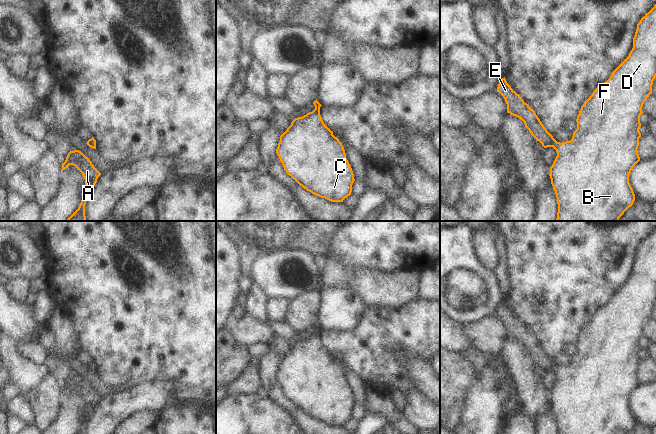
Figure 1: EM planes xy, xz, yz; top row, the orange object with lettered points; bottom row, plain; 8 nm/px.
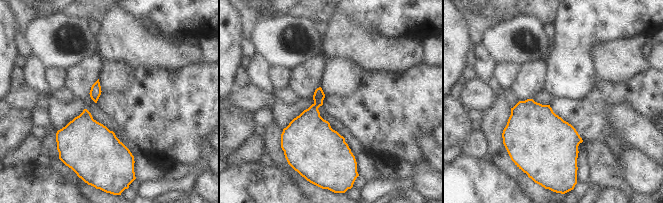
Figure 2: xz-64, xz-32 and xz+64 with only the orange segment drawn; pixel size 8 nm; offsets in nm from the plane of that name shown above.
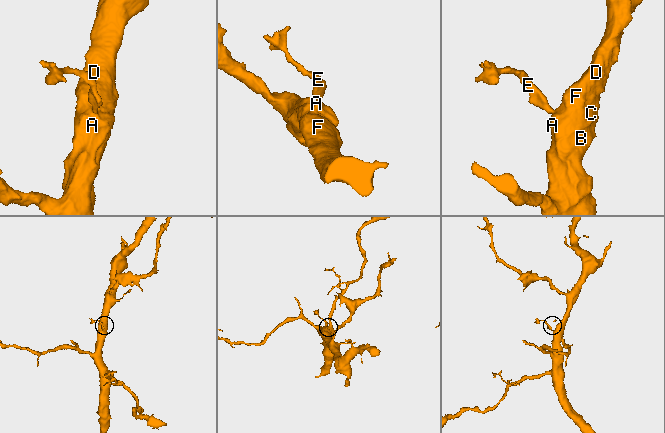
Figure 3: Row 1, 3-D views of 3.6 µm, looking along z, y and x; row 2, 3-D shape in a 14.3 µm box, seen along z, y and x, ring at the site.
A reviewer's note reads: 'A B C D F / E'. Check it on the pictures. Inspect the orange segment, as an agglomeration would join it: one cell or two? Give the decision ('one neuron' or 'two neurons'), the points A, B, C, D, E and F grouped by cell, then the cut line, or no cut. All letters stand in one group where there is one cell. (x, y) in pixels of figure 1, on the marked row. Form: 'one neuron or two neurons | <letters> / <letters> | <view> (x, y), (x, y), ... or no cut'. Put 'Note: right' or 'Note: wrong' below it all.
one neuron | A B C D E F | no cut
Note: wrong

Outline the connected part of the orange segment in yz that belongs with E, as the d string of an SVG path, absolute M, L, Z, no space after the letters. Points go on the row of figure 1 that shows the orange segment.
M656 4L637 24L629 56L581 106L576 119L577 129L570 141L557 142L505 77L500 80L497 92L505 99L507 113L520 118L544 148L553 147L557 152L549 174L558 204L556 221L619 221L633 205L635 194L629 175L640 161L637 151L641 137L640 116L644 102L652 94L655 77Z

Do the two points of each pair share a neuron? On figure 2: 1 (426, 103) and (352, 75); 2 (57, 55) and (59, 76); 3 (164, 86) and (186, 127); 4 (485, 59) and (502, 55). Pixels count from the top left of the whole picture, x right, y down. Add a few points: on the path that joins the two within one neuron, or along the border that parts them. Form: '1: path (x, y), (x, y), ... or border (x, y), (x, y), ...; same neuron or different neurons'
1: border (364, 69), (357, 88), (351, 94), (344, 95); different neurons
2: border (47, 68), (63, 68), (65, 70); different neurons
3: path (167, 96), (183, 117); same neuron
4: border (481, 43), (497, 64); different neurons

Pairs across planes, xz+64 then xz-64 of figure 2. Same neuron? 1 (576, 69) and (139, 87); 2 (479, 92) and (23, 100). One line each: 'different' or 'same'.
1: different
2: same

